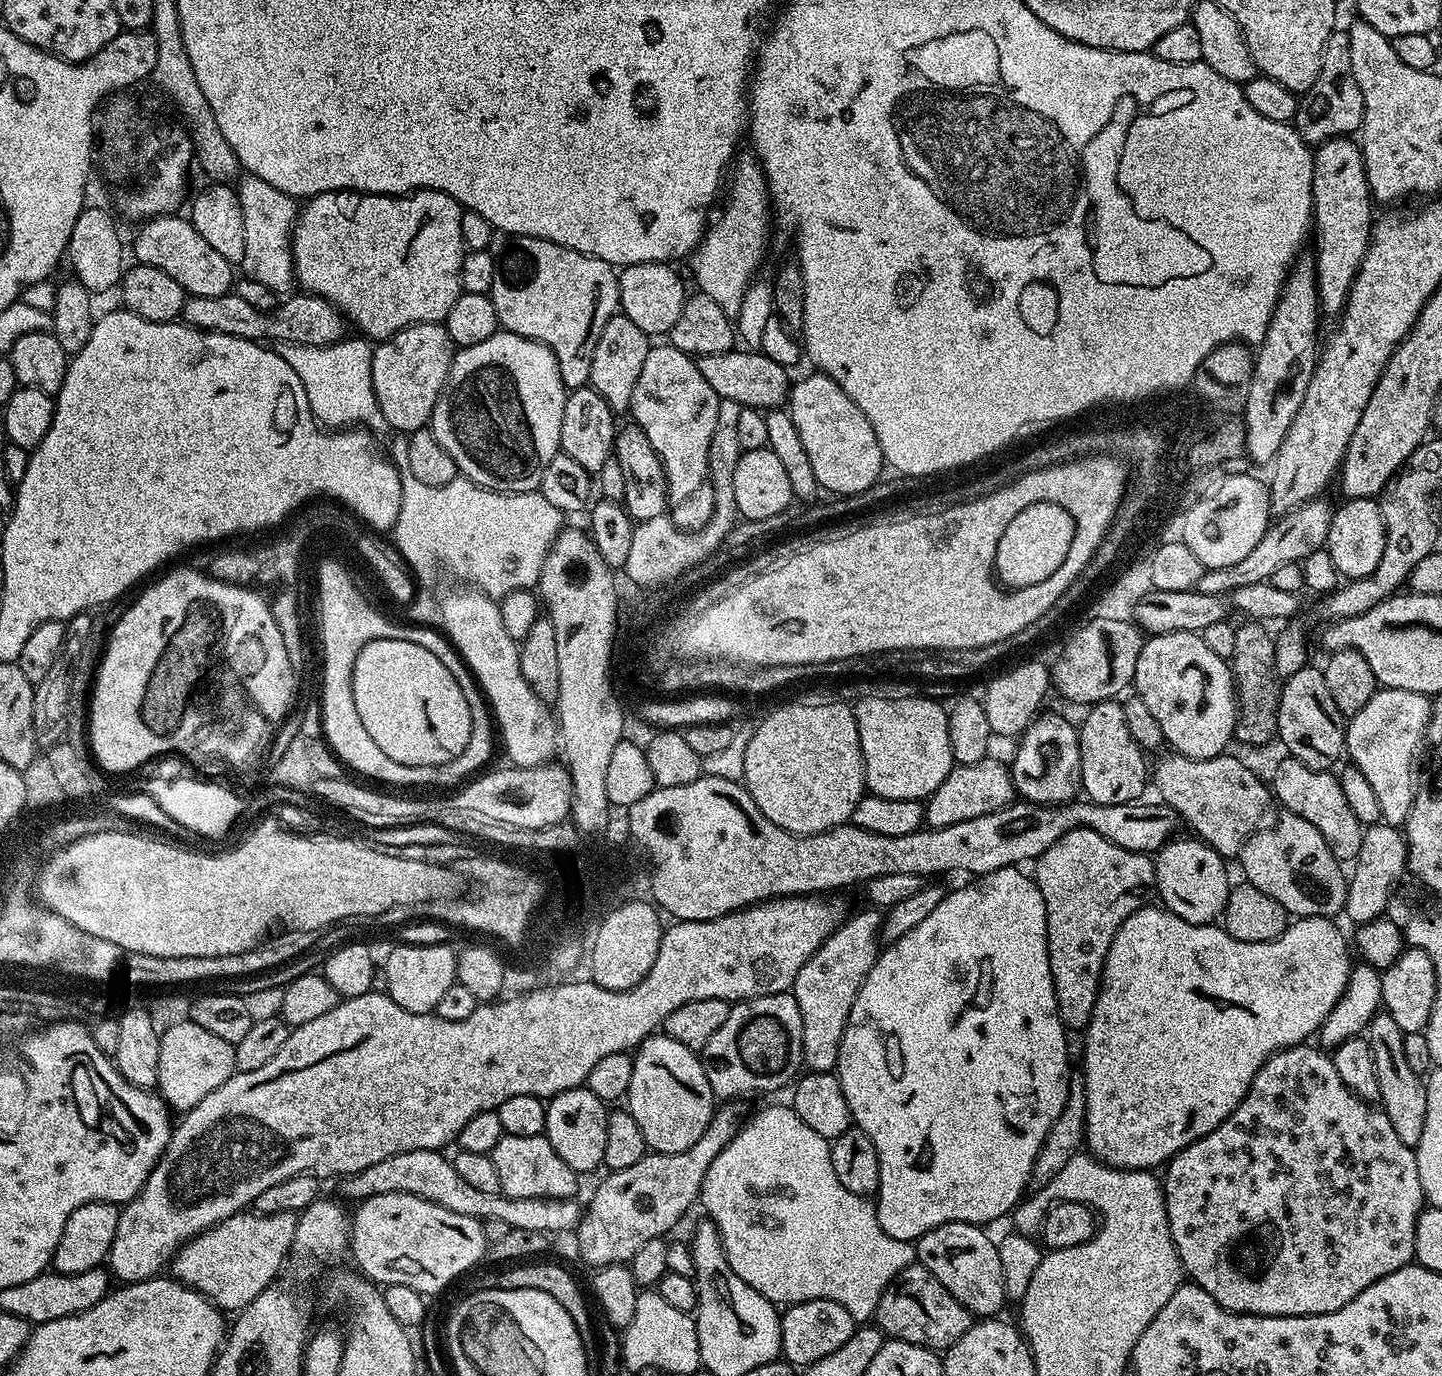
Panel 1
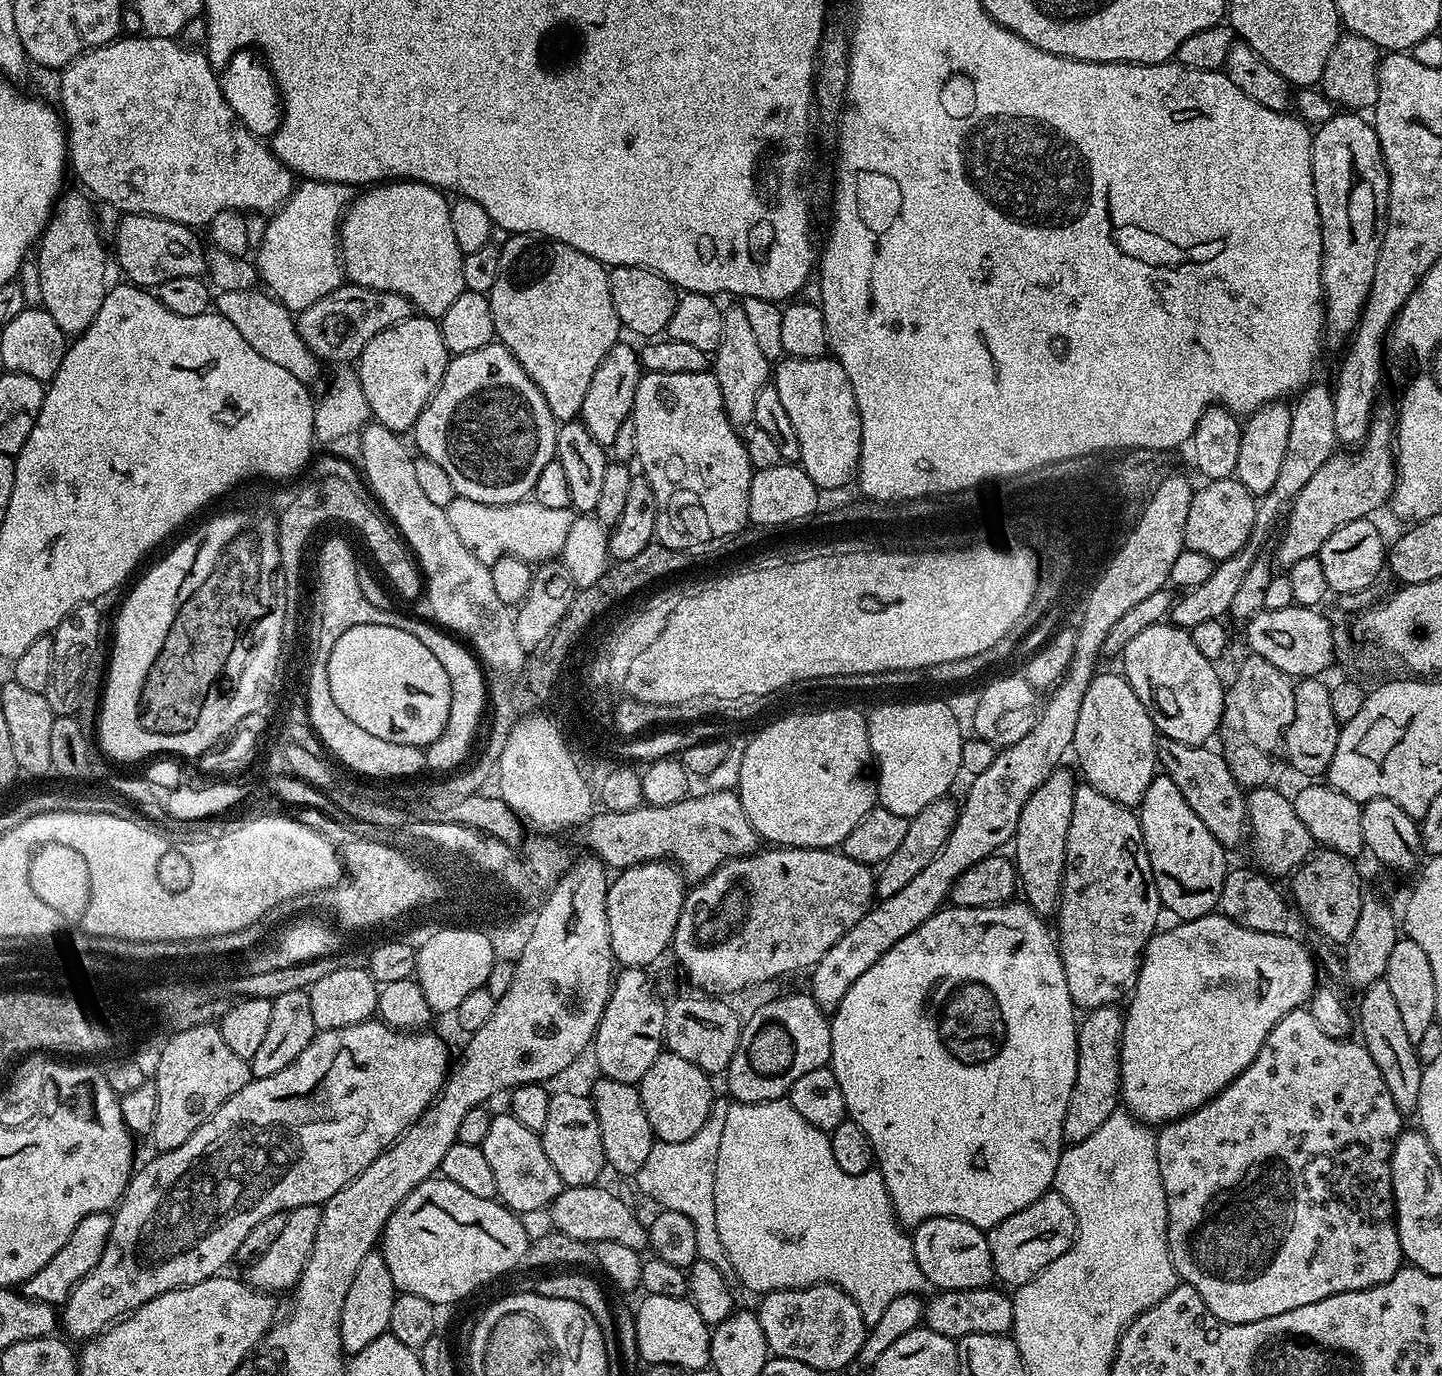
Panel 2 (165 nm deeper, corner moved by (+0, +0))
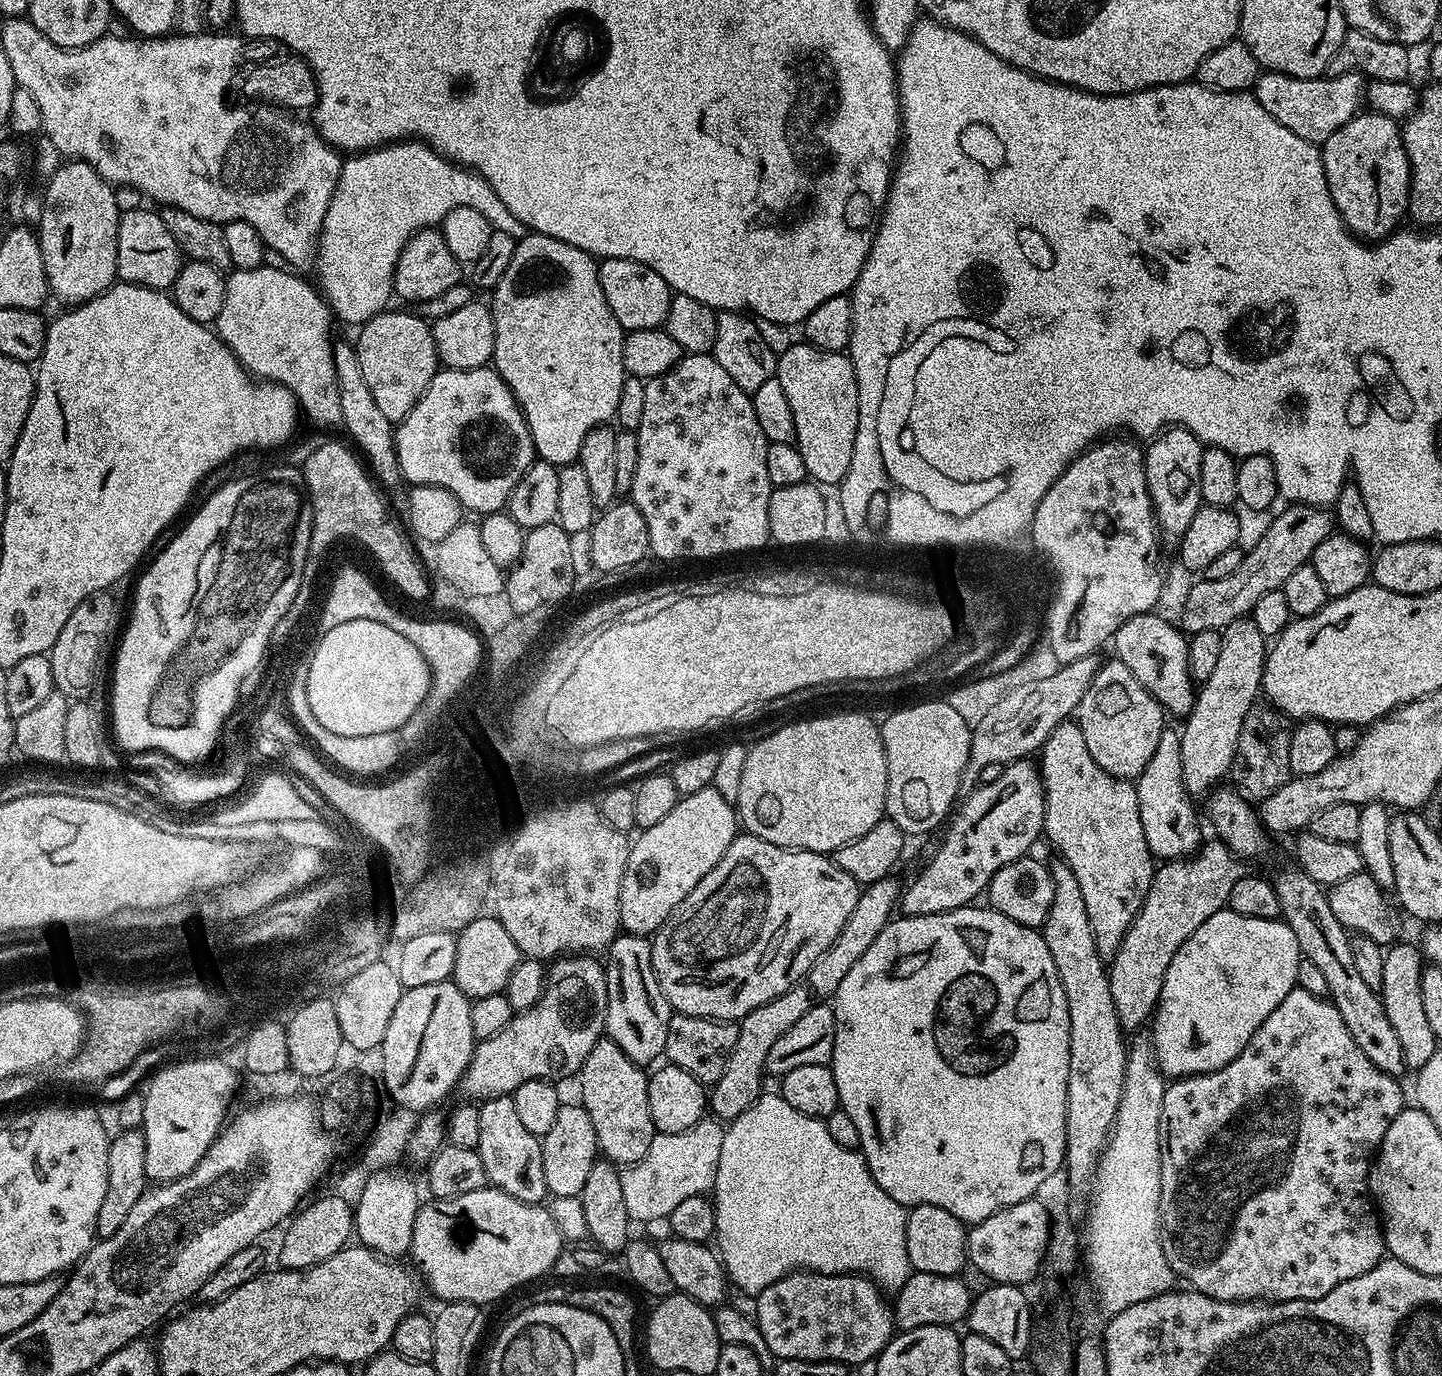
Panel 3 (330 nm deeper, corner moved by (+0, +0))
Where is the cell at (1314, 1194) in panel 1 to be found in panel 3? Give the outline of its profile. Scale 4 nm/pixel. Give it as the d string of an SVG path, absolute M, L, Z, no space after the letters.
M1298 986L1293 988L1290 994L1286 994L1286 998L1282 998L1282 1002L1270 1014L1270 1018L1266 1018L1266 1022L1262 1022L1262 1026L1250 1038L1250 1042L1245 1048L1240 1050L1237 1056L1232 1057L1232 1061L1229 1064L1213 1072L1203 1072L1197 1076L1183 1075L1173 1079L1164 1090L1164 1097L1162 1098L1162 1118L1160 1119L1160 1234L1165 1258L1168 1259L1169 1266L1173 1269L1175 1275L1181 1281L1182 1279L1189 1280L1192 1283L1189 1285L1195 1291L1202 1293L1203 1296L1209 1296L1211 1300L1283 1302L1286 1300L1317 1300L1326 1294L1330 1294L1330 1290L1342 1286L1342 1282L1350 1282L1350 1278L1358 1278L1358 1274L1366 1274L1370 1270L1374 1270L1374 1266L1378 1266L1381 1260L1385 1259L1386 1245L1384 1243L1382 1224L1378 1219L1378 1212L1374 1207L1373 1197L1370 1195L1370 1173L1374 1167L1374 1157L1380 1151L1380 1143L1384 1140L1386 1130L1390 1130L1390 1122L1394 1122L1396 1115L1403 1112L1406 1107L1404 1092L1400 1089L1400 1083L1401 1081L1397 1077L1388 1076L1382 1070L1378 1070L1378 1066L1374 1066L1374 1062L1370 1062L1370 1058L1366 1058L1366 1054L1362 1054L1362 1050L1358 1050L1358 1042L1354 1042L1350 1030L1346 1028L1346 1022L1342 1020L1342 1014L1336 1008L1335 1004L1332 1003L1331 999L1315 996Z

